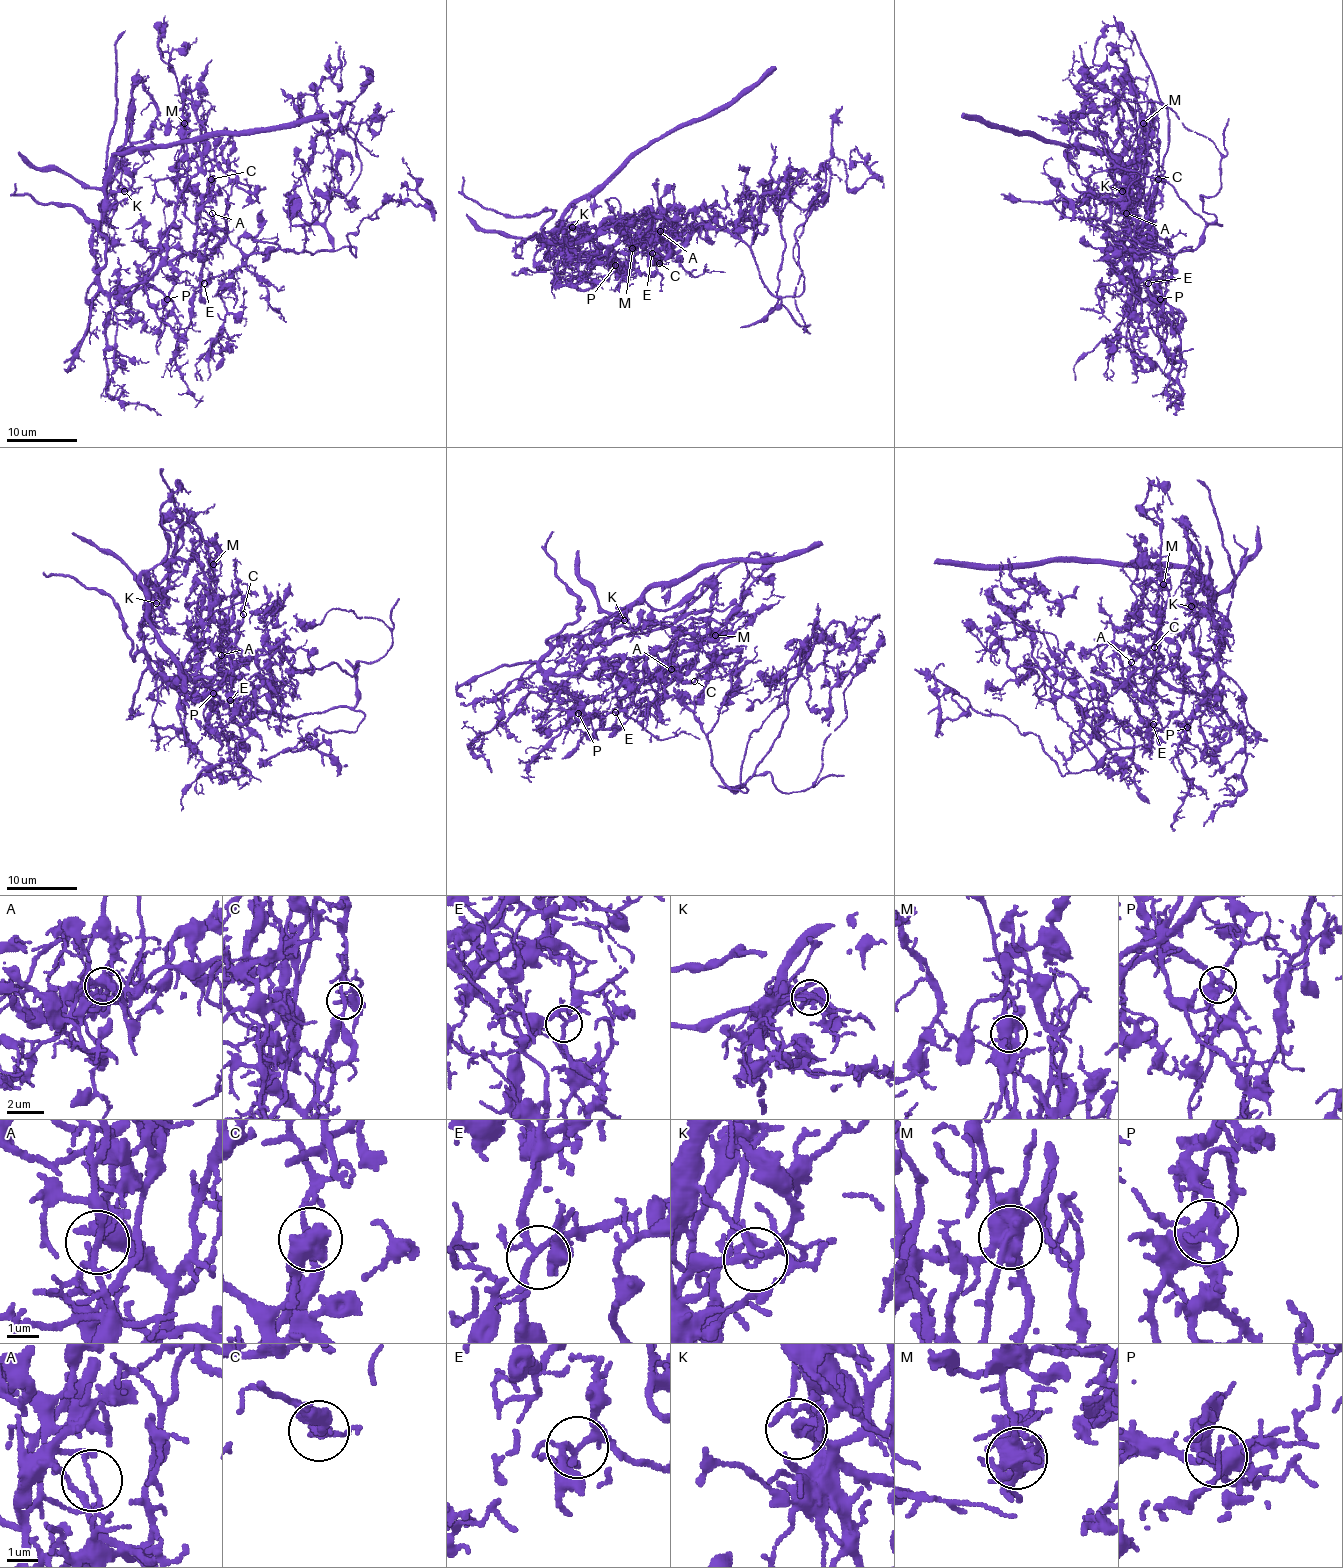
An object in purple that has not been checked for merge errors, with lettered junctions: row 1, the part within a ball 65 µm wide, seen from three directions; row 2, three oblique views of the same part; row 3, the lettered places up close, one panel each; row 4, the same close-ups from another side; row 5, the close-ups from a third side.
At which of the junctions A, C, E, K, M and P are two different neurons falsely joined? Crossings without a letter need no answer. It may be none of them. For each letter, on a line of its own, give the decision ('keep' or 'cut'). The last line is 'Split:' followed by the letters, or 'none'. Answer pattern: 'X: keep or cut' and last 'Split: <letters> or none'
A: cut
C: keep
E: keep
K: cut
M: cut
P: keep
Split: A, K, M

